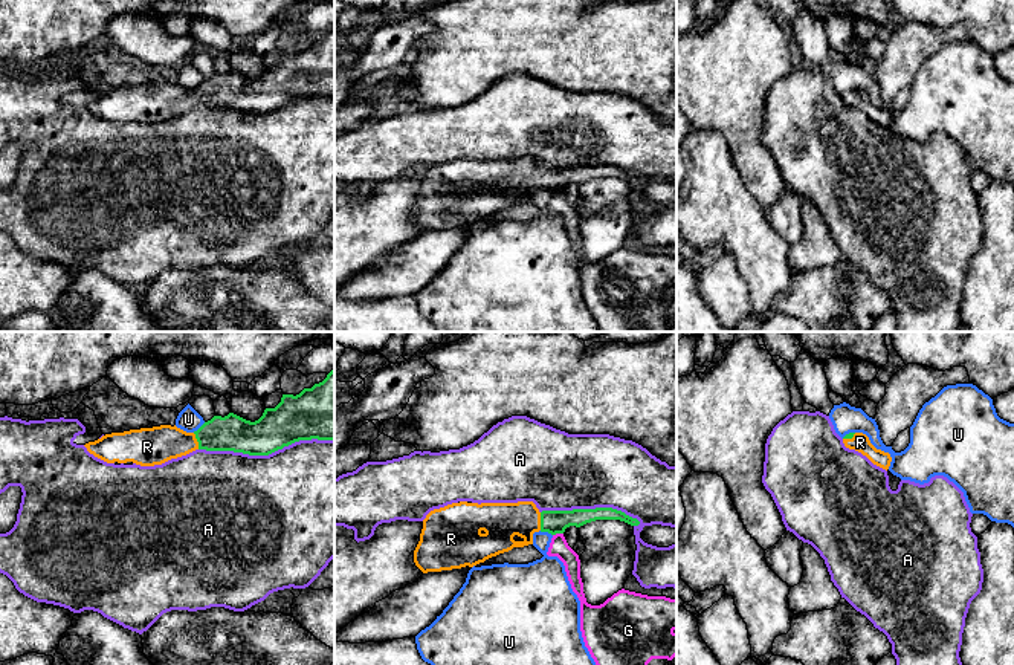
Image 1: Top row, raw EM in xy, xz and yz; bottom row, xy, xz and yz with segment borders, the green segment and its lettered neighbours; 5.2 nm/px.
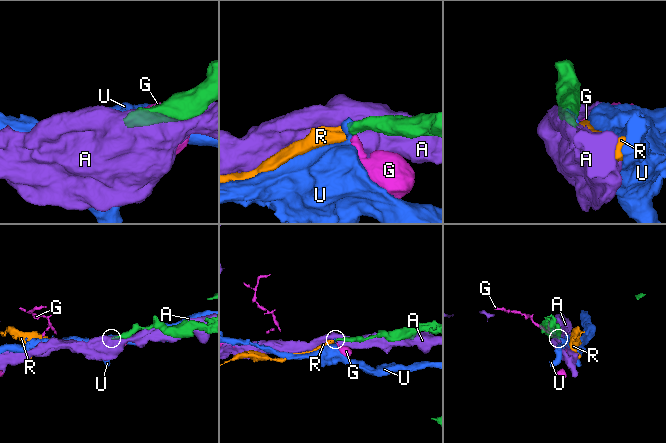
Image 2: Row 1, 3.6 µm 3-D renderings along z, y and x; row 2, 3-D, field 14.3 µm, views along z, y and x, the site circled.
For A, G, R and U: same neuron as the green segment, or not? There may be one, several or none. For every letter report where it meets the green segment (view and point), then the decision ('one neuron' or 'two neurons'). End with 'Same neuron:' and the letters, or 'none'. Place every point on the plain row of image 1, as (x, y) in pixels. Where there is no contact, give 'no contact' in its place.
A: contact xy (266, 112); two neurons
G: contact xz (558, 190); two neurons
R: contact xz (541, 179); one neuron
U: contact xz (545, 188); two neurons
Same neuron: R

